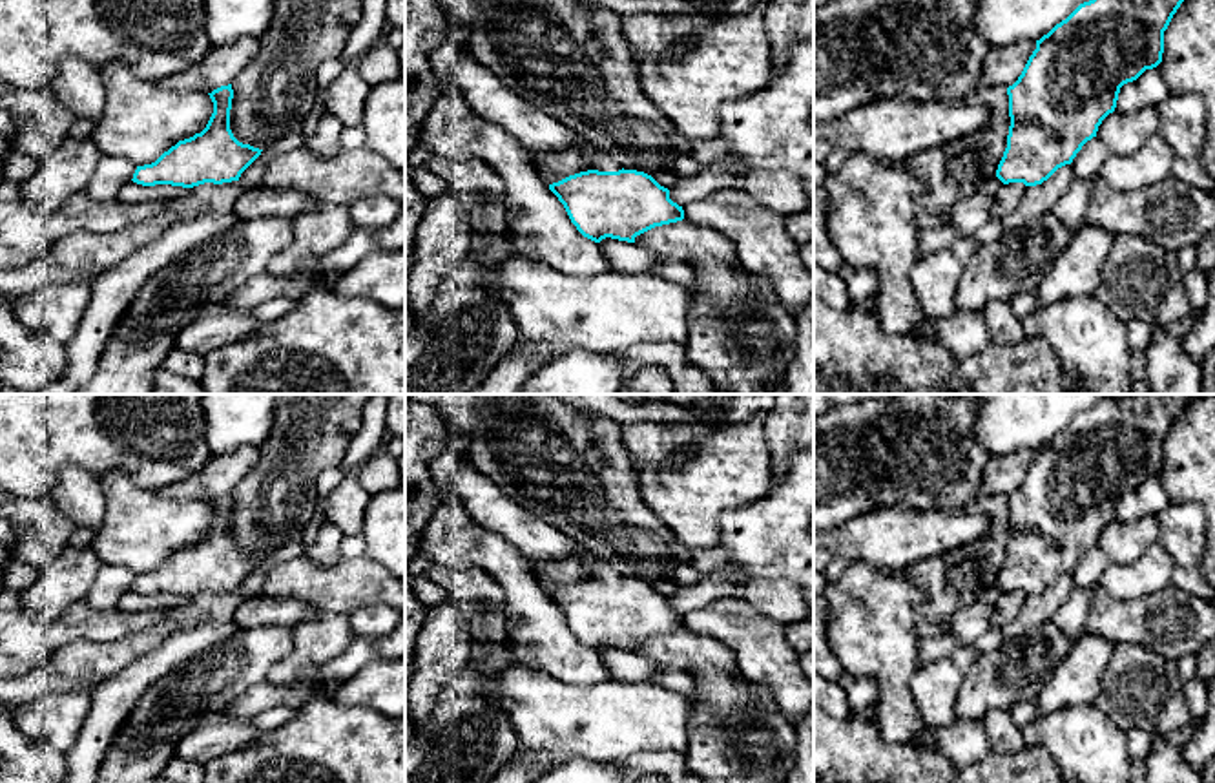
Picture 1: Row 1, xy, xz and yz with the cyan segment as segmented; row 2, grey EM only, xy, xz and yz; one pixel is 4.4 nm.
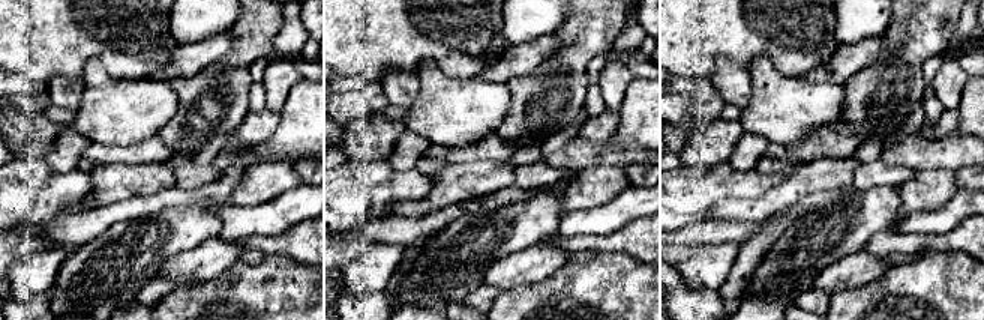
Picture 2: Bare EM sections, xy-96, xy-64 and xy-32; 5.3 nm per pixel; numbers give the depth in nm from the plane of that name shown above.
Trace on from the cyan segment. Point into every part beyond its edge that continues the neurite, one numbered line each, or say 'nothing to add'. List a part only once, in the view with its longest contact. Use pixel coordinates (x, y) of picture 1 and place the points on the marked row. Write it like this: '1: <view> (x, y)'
1: xz (537, 132)

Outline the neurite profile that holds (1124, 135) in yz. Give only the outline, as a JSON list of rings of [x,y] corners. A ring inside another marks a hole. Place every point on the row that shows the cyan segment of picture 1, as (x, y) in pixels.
[[[1142,108],[1131,113],[1109,113],[1098,126],[1096,137],[1113,155],[1137,153],[1149,137],[1157,135],[1162,124],[1158,108]]]

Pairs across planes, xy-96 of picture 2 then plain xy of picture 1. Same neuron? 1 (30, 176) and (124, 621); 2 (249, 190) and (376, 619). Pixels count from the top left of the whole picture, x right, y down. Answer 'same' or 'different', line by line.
1: same
2: different

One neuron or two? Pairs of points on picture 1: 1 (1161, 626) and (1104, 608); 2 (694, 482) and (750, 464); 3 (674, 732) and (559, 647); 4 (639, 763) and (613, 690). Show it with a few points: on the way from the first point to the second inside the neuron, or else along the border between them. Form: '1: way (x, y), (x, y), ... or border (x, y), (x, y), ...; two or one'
1: way (1146, 621), (1119, 621); one
2: way (708, 482), (736, 464); one
3: border (612, 676), (586, 687), (571, 687), (562, 681); two
4: border (679, 754), (668, 751), (632, 752), (615, 762); two

